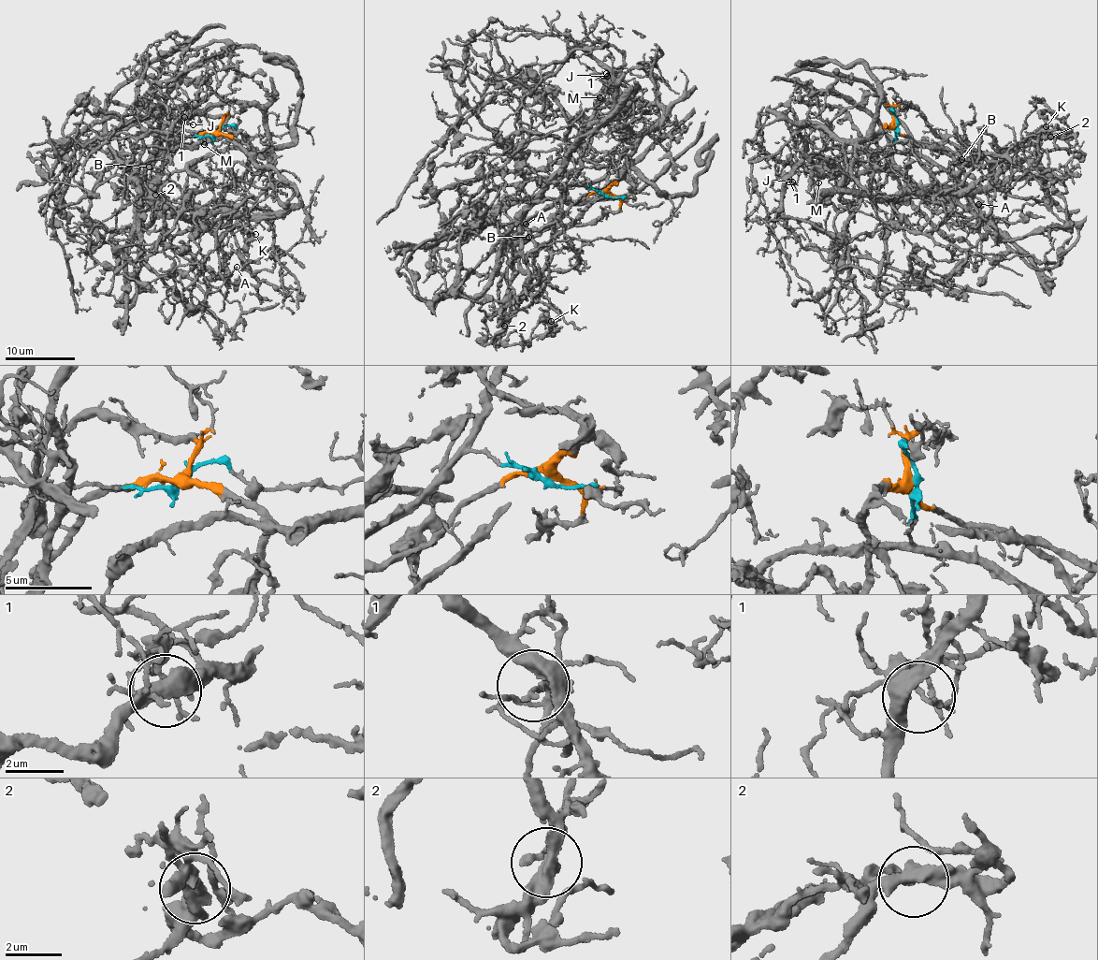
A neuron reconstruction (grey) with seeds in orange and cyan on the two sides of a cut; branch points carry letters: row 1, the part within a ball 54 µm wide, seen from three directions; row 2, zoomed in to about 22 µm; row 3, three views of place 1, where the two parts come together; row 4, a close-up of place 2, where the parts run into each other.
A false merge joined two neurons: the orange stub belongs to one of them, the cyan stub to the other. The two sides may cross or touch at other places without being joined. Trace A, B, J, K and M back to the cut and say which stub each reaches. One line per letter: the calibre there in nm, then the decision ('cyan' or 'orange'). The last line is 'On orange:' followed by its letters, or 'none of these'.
A: calibre 140 nm; cyan
B: calibre 90 nm; orange
J: calibre 150 nm; cyan
K: calibre 180 nm; cyan
M: calibre 140 nm; cyan
On orange: B

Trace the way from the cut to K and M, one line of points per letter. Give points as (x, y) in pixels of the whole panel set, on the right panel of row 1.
K: (897, 124), (894, 147), (946, 168), (1007, 161), (982, 179), (997, 182), (1068, 124), (1046, 109), (1046, 126)
M: (897, 124), (893, 150), (854, 152), (819, 165), (818, 183)

